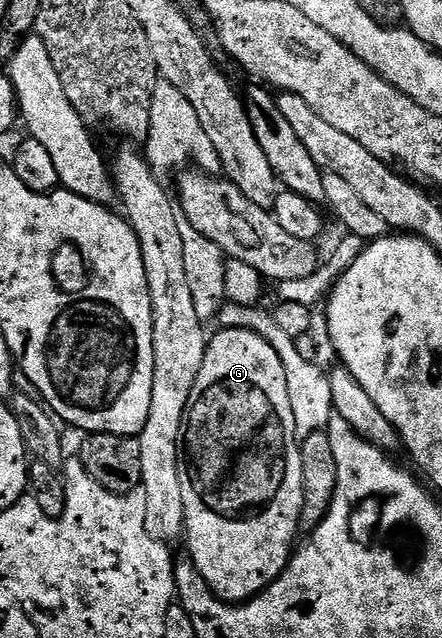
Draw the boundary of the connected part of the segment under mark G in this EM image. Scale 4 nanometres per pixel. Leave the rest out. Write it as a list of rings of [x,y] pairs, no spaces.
[[[221,329],[212,334],[205,346],[203,367],[199,371],[199,379],[195,379],[193,399],[189,402],[189,411],[183,426],[183,452],[179,467],[179,483],[183,487],[183,511],[185,512],[184,540],[189,540],[188,556],[193,566],[203,575],[207,587],[220,601],[244,603],[257,597],[275,579],[279,579],[282,571],[289,566],[289,559],[295,552],[301,528],[301,512],[303,511],[303,459],[301,458],[301,441],[295,427],[295,415],[291,415],[291,399],[287,395],[287,375],[275,347],[267,343],[259,335],[246,329]]]

